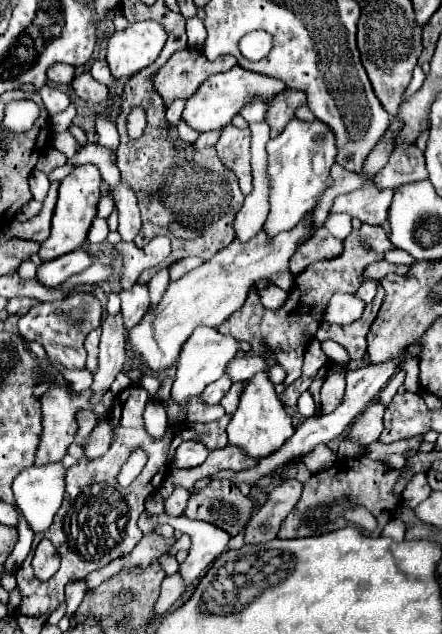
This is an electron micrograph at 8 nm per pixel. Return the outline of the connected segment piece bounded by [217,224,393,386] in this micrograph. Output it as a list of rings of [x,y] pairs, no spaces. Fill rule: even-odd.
[[[363,224],[359,230],[353,230],[345,238],[345,248],[343,248],[339,258],[315,262],[295,278],[295,286],[289,292],[287,302],[279,310],[267,312],[263,308],[261,300],[259,300],[259,294],[249,292],[245,304],[237,312],[233,312],[217,330],[221,330],[221,334],[231,334],[237,340],[249,342],[253,349],[246,352],[248,357],[259,356],[261,352],[265,352],[261,342],[267,342],[271,346],[271,350],[275,352],[277,362],[287,372],[285,386],[289,386],[289,384],[293,384],[295,380],[301,378],[305,348],[309,346],[309,340],[313,340],[313,336],[315,336],[313,332],[317,332],[317,328],[323,320],[323,312],[325,312],[327,302],[333,296],[333,292],[337,292],[337,290],[357,290],[361,286],[361,272],[374,262],[374,258],[383,258],[385,250],[391,250],[391,248],[393,248],[393,244],[391,244],[391,240],[387,238],[387,234],[381,226]],[[361,242],[367,242],[373,250],[365,250]]]

